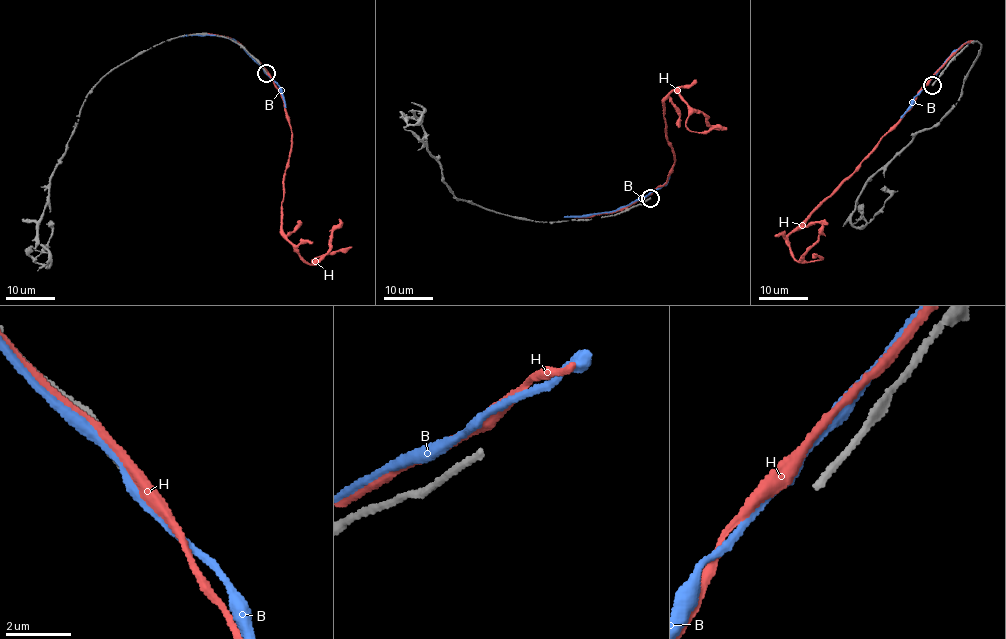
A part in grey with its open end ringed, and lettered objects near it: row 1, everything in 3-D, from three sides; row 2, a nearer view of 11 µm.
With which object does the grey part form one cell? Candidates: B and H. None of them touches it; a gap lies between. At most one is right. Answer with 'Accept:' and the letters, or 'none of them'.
Accept: none of them

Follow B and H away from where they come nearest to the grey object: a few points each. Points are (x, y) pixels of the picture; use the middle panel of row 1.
B: (648, 195), (614, 210), (563, 217)
H: (650, 195), (665, 182), (675, 162), (662, 100), (673, 90), (687, 106), (686, 127), (690, 130), (726, 129)

